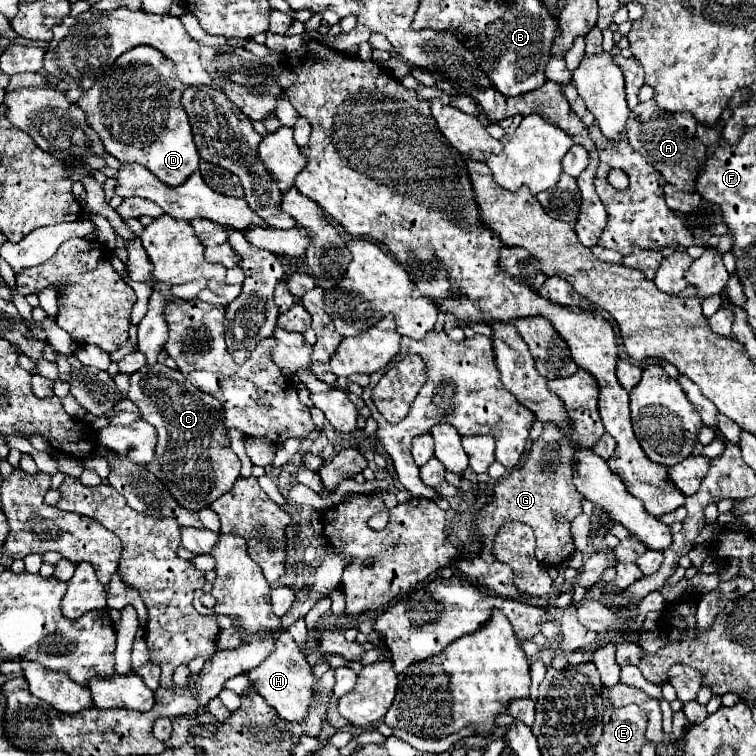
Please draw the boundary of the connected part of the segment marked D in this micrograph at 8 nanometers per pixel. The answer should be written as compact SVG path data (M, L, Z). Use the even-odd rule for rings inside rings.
M139 45L137 49L123 53L115 61L115 67L119 71L109 71L109 75L103 81L97 81L89 91L85 91L79 97L77 105L85 111L89 125L101 137L107 153L117 157L121 163L137 161L145 165L151 173L155 173L167 185L173 185L173 187L181 185L193 171L197 171L199 153L193 143L187 113L181 105L181 95L185 91L185 85L177 81L173 73L173 63L167 57L161 57L161 53L157 53L155 49Z

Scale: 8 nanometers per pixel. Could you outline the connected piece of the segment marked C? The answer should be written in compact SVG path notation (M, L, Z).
M155 363L133 373L129 399L137 405L141 417L157 431L155 461L147 465L147 471L171 491L181 507L201 511L233 487L239 479L241 461L229 447L221 403L215 397L201 393L177 369Z

